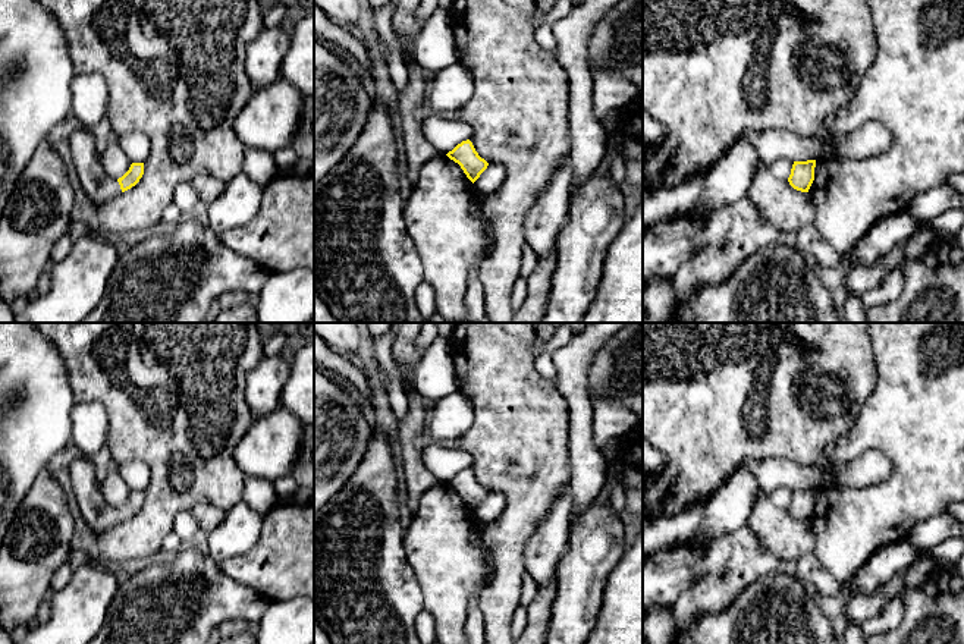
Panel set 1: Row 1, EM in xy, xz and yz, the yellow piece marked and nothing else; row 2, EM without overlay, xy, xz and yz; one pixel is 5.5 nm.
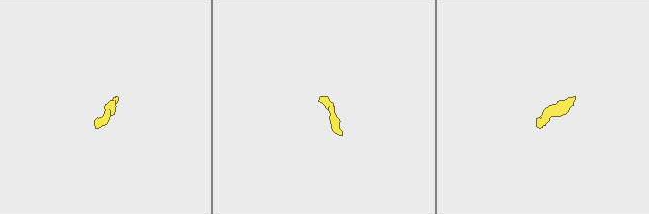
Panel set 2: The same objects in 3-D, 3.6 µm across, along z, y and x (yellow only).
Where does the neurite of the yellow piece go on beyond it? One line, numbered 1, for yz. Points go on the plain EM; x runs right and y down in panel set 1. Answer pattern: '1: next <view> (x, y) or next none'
1: next none

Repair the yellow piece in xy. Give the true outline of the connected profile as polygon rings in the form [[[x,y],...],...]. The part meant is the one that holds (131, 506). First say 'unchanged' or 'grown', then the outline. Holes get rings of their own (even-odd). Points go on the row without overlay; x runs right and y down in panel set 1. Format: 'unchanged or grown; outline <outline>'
grown; outline [[[79,456],[69,466],[70,481],[81,513],[92,533],[101,534],[135,515],[144,503],[144,491],[132,491],[119,508],[106,502],[95,475],[95,461]]]

